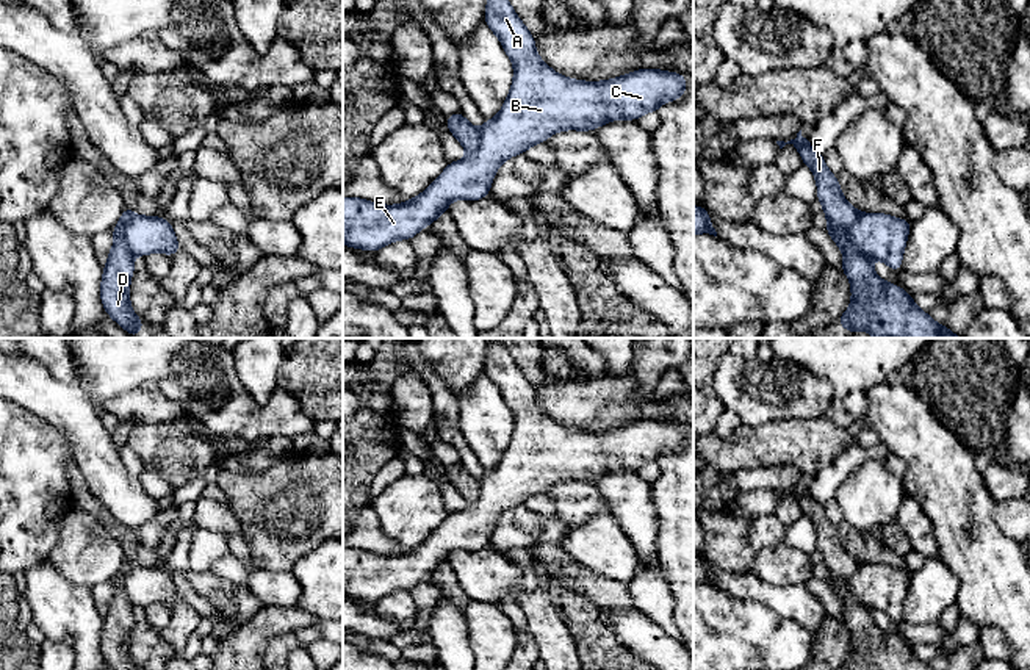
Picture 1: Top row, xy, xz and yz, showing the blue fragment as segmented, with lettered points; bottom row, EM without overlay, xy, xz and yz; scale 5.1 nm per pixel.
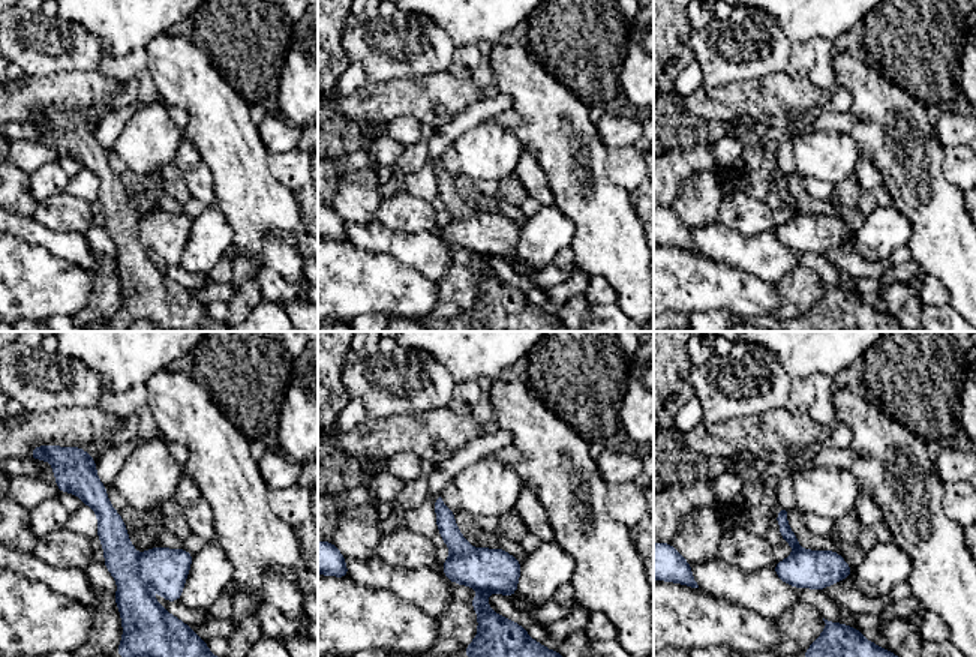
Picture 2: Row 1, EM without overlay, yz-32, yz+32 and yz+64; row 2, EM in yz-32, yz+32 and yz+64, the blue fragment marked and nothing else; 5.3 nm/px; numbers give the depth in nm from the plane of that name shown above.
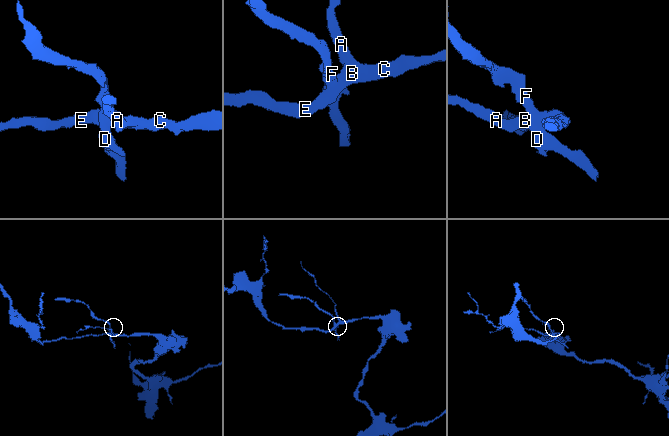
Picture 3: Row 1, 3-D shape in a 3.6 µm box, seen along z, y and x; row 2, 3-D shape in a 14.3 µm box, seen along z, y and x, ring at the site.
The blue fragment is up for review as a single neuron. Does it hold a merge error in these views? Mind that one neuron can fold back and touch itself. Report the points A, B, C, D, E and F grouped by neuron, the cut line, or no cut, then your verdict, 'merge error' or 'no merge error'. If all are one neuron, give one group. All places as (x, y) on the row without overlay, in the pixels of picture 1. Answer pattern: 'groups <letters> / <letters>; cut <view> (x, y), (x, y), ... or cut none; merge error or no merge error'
groups A B C E / D F; cut yz (858, 564), (846, 581), (846, 589), (867, 609); merge error

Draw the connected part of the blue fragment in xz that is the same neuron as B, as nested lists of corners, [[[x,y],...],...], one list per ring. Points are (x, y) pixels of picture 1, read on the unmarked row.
[[[488,340],[485,374],[499,388],[513,413],[513,434],[496,468],[487,470],[479,482],[479,496],[460,512],[448,513],[423,545],[399,556],[380,556],[358,548],[343,548],[343,595],[377,603],[396,590],[410,590],[430,576],[456,551],[479,551],[490,546],[490,537],[499,517],[513,506],[545,493],[562,481],[592,482],[615,470],[637,471],[642,465],[659,462],[664,452],[679,451],[687,430],[678,423],[659,420],[632,421],[604,432],[581,432],[554,423],[537,405],[535,390],[515,365],[509,349],[498,340]]]

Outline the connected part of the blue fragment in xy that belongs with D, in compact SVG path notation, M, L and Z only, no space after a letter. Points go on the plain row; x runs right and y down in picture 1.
M125 557L117 576L111 581L114 596L108 603L108 612L103 617L100 650L106 665L113 670L141 670L130 657L130 628L136 621L133 618L133 604L122 589L122 578L133 567L135 562Z

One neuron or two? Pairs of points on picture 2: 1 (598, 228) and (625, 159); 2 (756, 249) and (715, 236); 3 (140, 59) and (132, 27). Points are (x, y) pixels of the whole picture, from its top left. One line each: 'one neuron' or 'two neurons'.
1: two neurons
2: one neuron
3: two neurons

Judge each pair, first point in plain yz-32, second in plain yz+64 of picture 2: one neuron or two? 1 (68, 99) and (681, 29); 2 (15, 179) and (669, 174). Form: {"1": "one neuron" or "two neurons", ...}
{"1": "two neurons", "2": "two neurons"}

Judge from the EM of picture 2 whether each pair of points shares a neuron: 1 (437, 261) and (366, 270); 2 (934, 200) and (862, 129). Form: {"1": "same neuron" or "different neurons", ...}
{"1": "different neurons", "2": "same neuron"}

